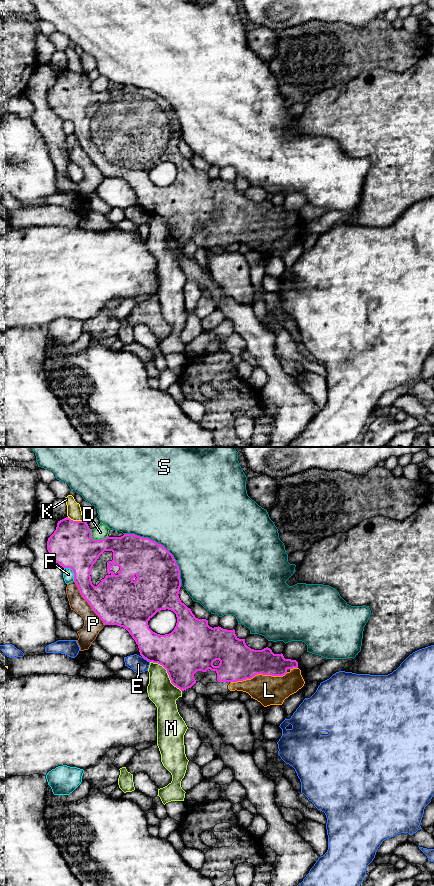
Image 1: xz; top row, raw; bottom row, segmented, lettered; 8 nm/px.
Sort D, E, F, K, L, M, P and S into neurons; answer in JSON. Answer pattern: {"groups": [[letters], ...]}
{"groups": [["D"], ["E"], ["F"], ["K"], ["L"], ["M"], ["P"], ["S"]]}

